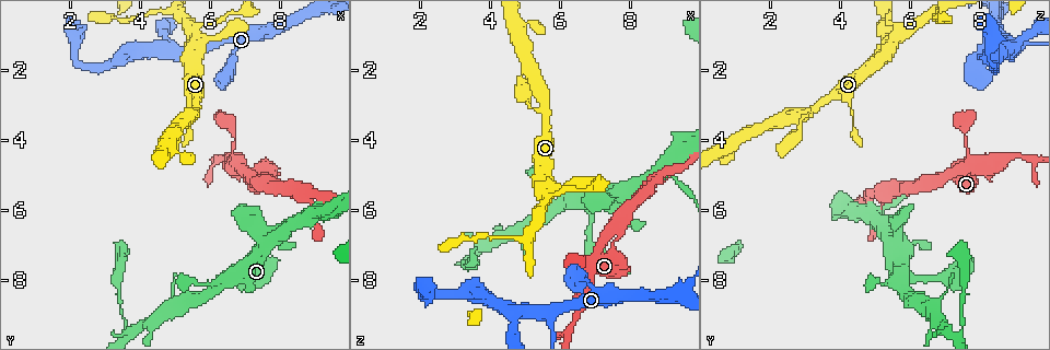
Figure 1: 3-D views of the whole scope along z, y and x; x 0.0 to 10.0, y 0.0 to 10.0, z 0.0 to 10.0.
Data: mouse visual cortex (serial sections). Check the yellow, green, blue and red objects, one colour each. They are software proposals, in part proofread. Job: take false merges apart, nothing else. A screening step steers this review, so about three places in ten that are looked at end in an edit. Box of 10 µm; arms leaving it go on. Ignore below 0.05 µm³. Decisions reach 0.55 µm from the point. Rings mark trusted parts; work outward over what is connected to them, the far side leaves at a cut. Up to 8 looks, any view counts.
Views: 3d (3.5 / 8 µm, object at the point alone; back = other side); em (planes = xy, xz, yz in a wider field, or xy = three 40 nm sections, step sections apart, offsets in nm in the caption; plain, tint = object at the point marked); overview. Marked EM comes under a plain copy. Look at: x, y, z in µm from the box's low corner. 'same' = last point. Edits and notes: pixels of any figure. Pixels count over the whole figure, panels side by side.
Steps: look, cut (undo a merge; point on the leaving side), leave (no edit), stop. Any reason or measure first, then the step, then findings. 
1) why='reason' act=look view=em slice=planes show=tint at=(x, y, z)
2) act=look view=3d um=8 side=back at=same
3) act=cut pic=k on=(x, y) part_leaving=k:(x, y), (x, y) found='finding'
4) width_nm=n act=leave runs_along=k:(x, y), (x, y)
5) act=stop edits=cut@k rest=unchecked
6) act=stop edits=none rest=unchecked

why='three arms meet' act=look view=3d um=3.5 at=(6.65, 4.25, 7.65)

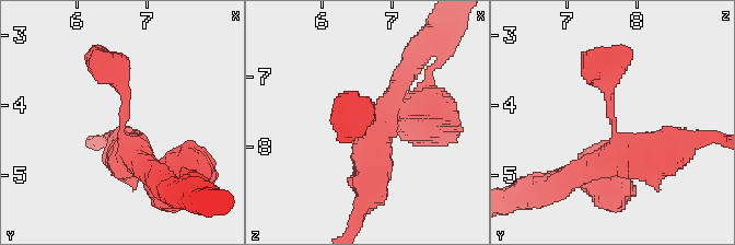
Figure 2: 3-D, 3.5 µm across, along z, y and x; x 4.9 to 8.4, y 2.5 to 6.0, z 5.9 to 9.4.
arms=3 arm_widths_nm=300,350,500 why='now the EM' act=look view=em slice=planes show=tint at=(6.65, 4.20, 7.65)

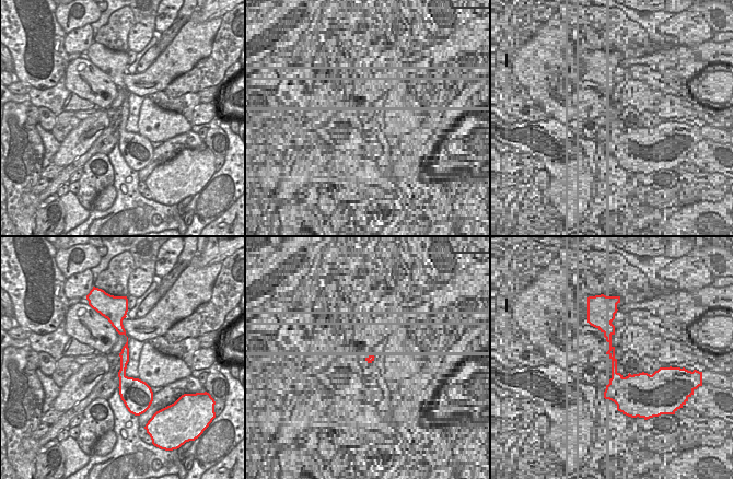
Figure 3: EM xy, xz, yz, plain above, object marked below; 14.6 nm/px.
act=leave runs_along=3:(119, 324), (127, 337), (126, 394) found='all the same cell'

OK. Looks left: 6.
why='four or more arms meet' act=look view=3d um=3.5 side=back at=(6.70, 7.95, 5.85)

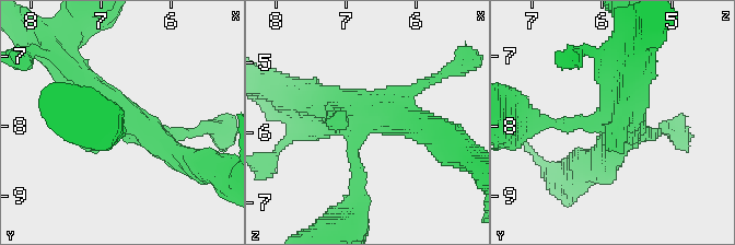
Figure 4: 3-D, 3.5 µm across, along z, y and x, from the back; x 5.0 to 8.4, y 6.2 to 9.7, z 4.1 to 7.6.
act=look view=em slice=xy step=3 show=tint at=(6.75, 7.90, 5.85)

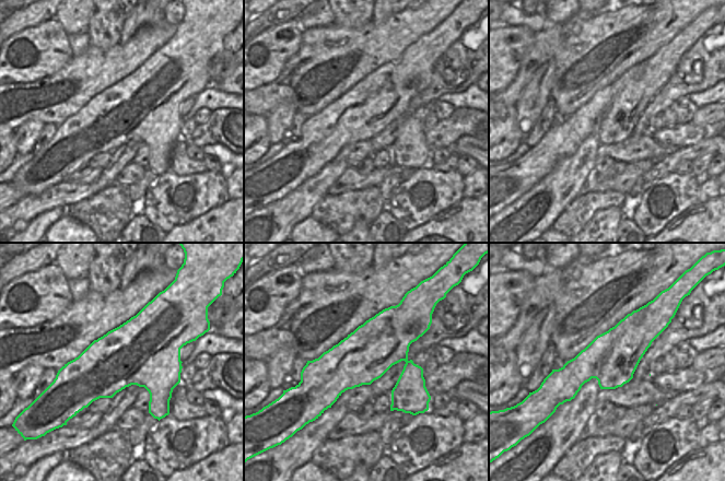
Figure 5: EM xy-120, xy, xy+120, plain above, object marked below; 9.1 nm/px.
act=leave runs_along=4:(358, 184), (358, 128), (424, 123) found='continuous, no second cell'

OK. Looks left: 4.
why='sharp bend' act=look view=em slice=planes show=tint at=(3.50, 9.00, 7.50)

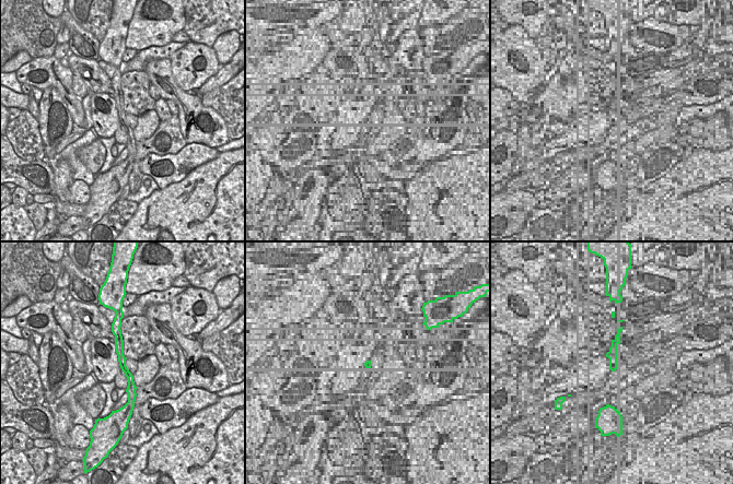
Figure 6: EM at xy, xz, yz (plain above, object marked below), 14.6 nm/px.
act=look view=3d um=3.5 at=same

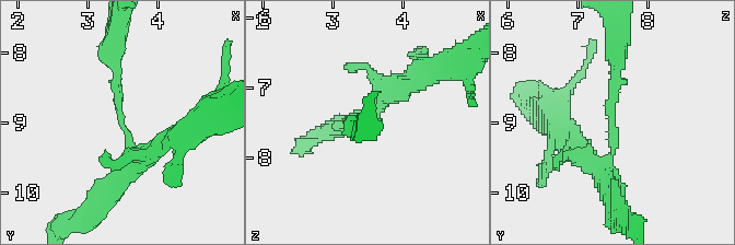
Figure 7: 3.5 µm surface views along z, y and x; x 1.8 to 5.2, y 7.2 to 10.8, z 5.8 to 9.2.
arm_widths_nm=200,200 act=leave runs_along=6:(114, 330), (131, 398) found='one cell here'

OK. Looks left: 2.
why='a narrow waist' act=look view=em slice=xy step=5 show=tint at=(5.60, 1.45, 5.45)

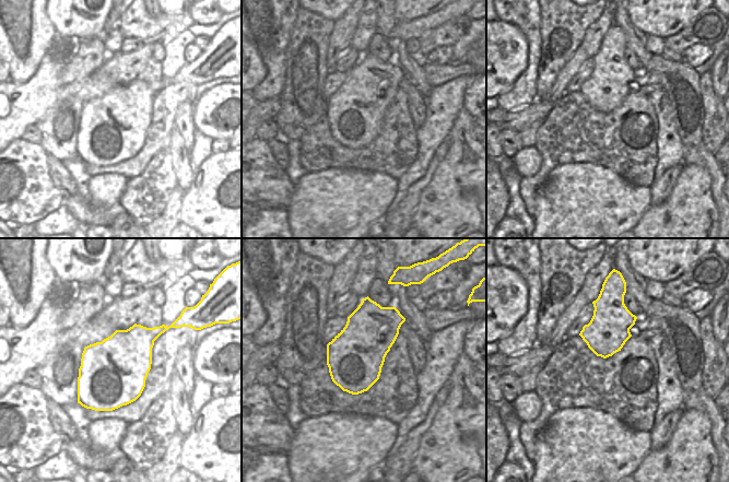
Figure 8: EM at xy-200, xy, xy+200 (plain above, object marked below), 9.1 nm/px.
why='see where the arms go' act=look view=3d um=3.5 at=same

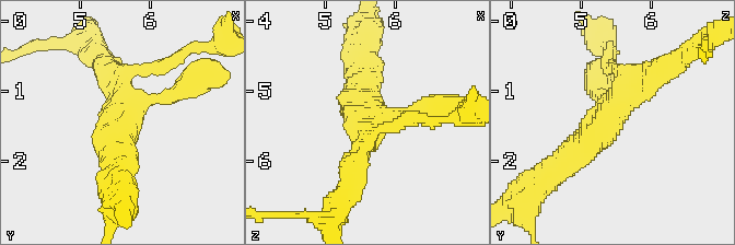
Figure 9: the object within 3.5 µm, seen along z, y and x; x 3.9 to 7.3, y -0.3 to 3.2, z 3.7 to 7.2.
arm_widths_nm=200,250,300,400 act=leave runs_along=9:(553, 173), (657, 72) found='one cell here'

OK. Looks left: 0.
act=stop edits=none rest=unchecked

